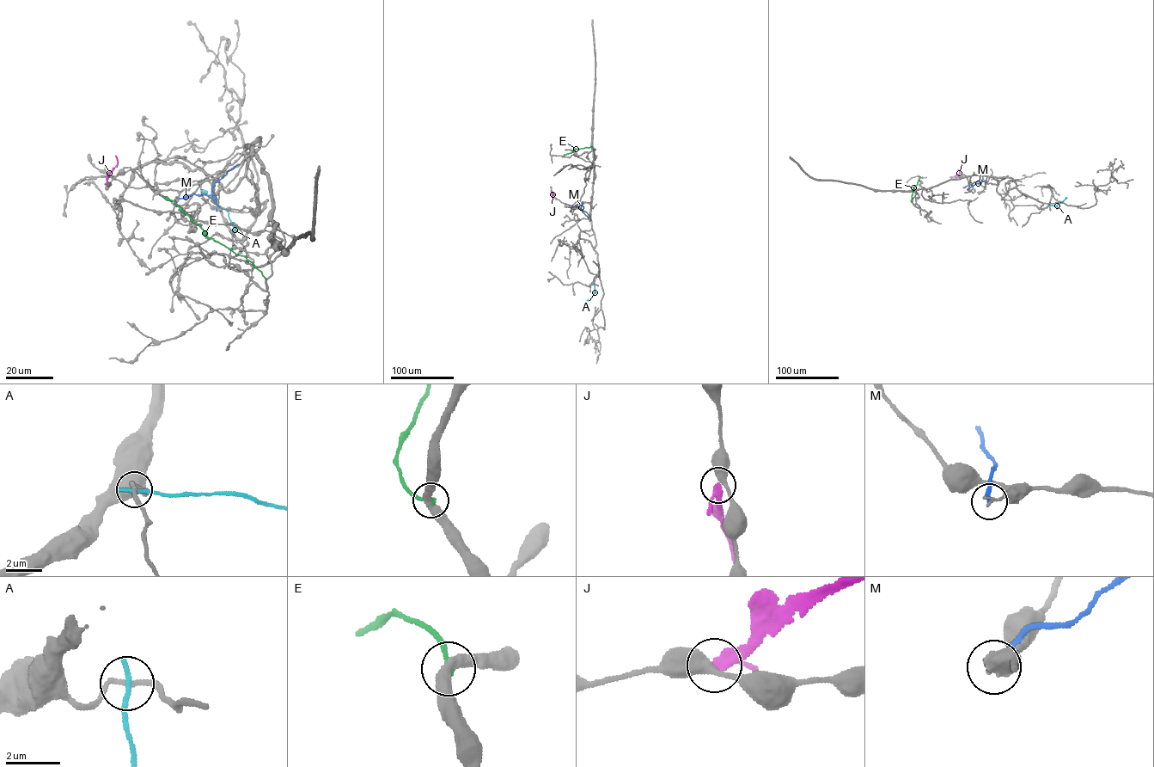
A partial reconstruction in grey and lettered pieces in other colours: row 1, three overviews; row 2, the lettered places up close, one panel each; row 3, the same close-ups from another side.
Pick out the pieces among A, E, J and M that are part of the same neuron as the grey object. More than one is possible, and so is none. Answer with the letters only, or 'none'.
none

